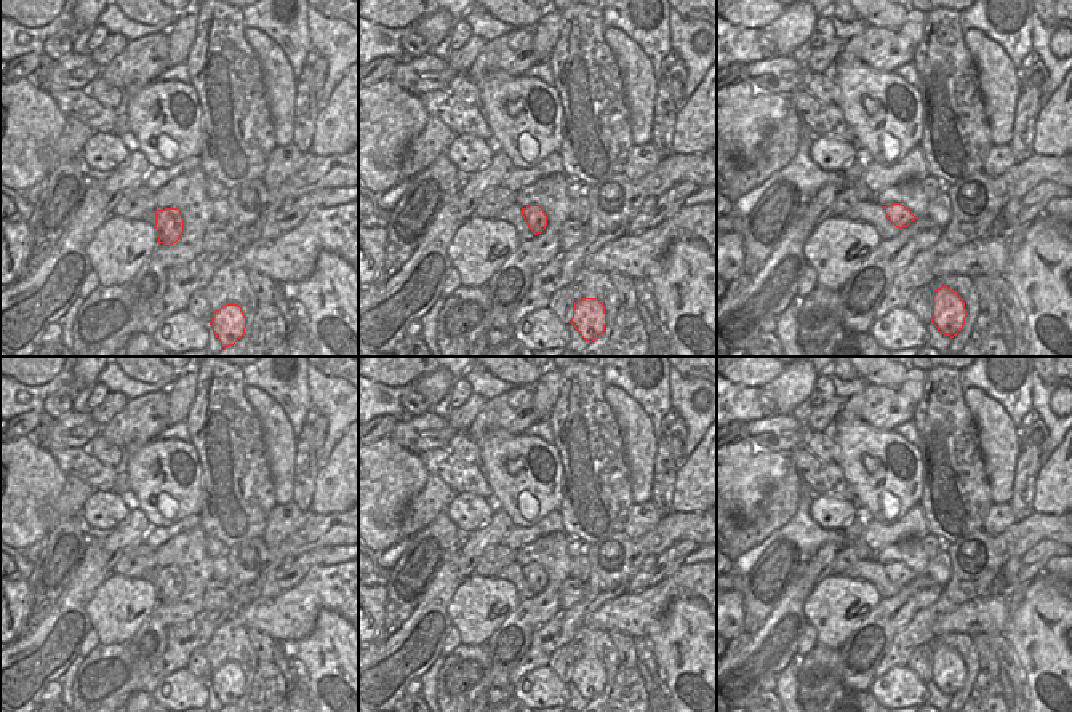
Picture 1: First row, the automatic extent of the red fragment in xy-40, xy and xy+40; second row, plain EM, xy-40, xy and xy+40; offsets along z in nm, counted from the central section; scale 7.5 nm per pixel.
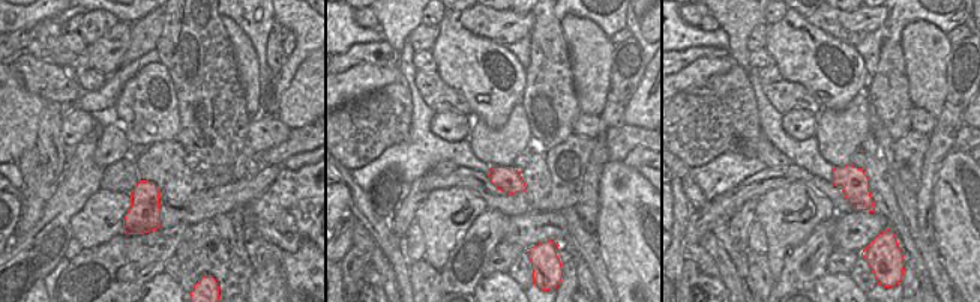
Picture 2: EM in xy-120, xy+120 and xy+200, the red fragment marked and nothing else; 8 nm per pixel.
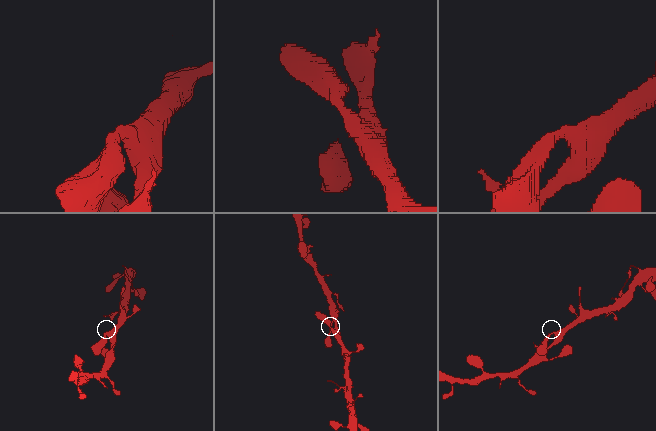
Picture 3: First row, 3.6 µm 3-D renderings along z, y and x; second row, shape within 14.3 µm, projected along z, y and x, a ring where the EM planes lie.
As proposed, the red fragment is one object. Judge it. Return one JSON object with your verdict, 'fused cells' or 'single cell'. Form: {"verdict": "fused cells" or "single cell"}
{"verdict": "single cell"}

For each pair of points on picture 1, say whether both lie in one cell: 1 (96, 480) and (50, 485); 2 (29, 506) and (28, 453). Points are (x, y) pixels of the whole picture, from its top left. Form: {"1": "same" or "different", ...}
{"1": "different", "2": "same"}

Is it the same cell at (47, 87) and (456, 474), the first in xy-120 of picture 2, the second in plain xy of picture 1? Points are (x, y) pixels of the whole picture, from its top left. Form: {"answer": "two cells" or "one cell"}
{"answer": "one cell"}

